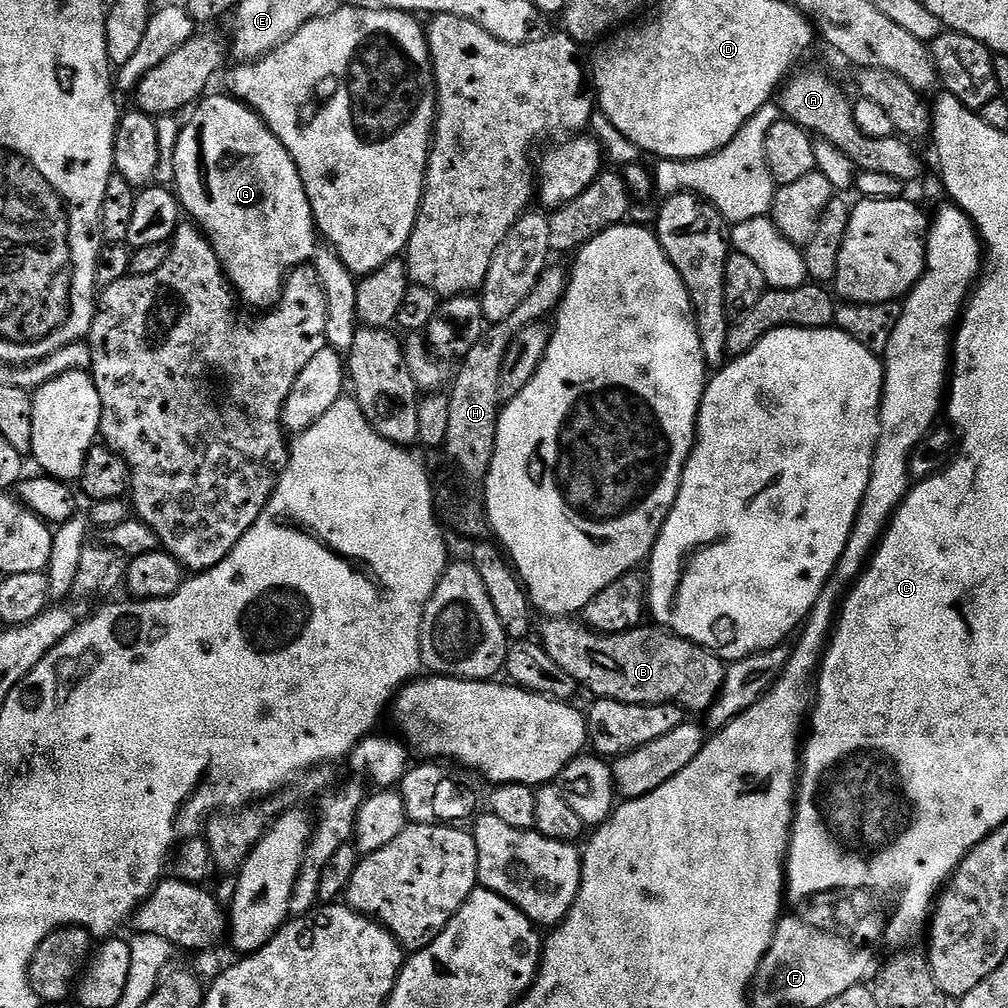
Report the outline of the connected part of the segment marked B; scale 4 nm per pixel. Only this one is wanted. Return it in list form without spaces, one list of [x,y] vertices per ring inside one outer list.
[[[544,618],[538,624],[538,640],[545,653],[576,680],[581,689],[589,688],[593,697],[623,704],[679,704],[685,713],[707,713],[718,698],[724,681],[725,661],[710,650],[659,626],[643,625],[631,632],[594,632],[576,618]]]

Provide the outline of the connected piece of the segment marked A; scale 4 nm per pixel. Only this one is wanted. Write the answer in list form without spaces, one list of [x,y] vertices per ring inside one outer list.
[[[797,71],[787,77],[786,83],[778,92],[778,107],[787,119],[811,132],[813,137],[822,138],[832,143],[852,160],[860,172],[870,174],[886,174],[889,178],[898,178],[904,185],[911,185],[911,180],[919,181],[920,160],[907,139],[899,135],[890,138],[870,138],[858,130],[858,122],[854,122],[852,113],[853,101],[831,80],[820,72]]]

